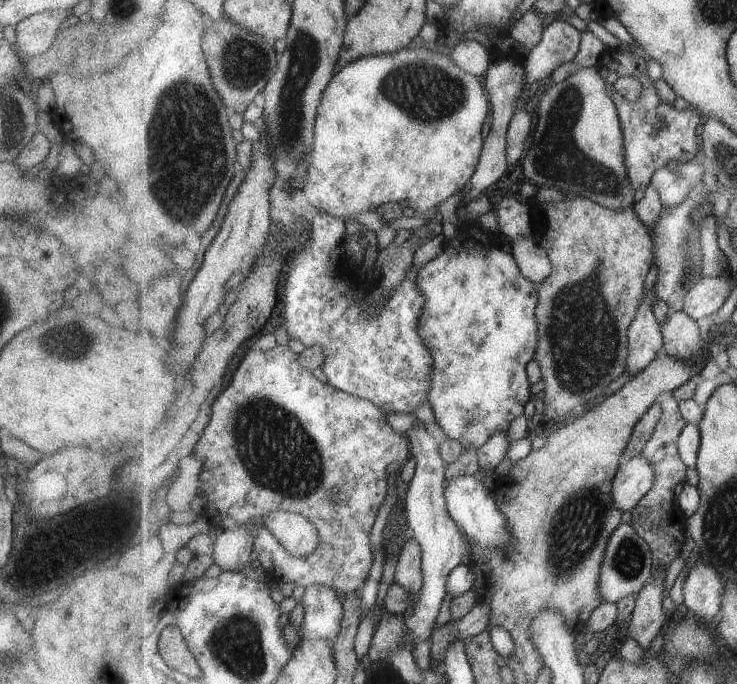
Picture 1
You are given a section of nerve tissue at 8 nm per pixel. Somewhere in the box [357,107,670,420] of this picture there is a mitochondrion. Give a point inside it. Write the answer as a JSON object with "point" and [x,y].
{"point":[583,334]}

